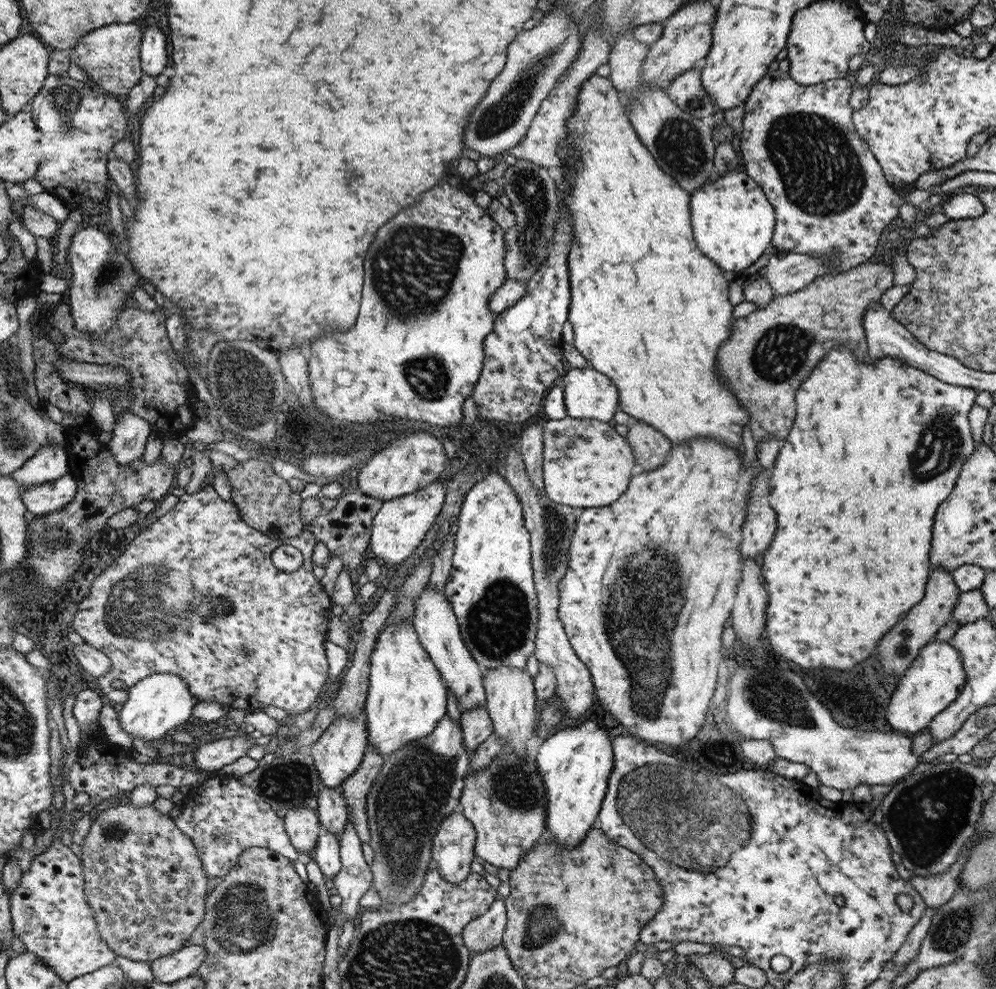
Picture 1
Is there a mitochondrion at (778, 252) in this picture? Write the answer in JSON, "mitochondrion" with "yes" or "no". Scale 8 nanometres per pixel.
{"mitochondrion":"no"}

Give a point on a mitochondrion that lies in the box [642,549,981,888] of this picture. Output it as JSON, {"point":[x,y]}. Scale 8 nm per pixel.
{"point":[924,838]}

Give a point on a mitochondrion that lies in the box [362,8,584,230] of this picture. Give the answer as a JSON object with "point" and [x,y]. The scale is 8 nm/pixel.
{"point":[507,109]}

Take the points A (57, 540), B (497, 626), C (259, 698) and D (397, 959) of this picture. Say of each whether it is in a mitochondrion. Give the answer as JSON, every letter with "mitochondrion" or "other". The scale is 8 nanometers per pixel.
{"A":"mitochondrion","B":"mitochondrion","C":"other","D":"mitochondrion"}

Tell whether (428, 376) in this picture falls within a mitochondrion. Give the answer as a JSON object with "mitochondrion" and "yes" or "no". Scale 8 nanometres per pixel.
{"mitochondrion":"yes"}

